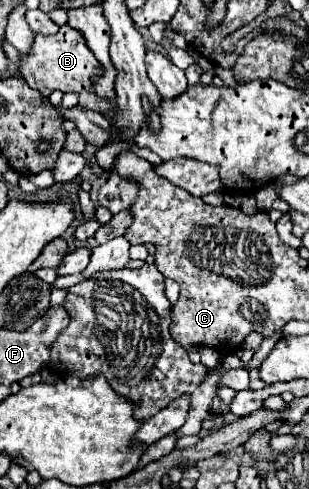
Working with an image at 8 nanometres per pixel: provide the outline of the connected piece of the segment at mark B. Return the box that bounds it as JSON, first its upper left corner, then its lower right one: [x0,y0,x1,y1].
[17,25,107,113]

